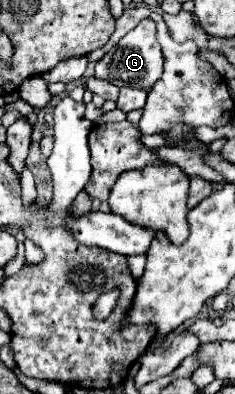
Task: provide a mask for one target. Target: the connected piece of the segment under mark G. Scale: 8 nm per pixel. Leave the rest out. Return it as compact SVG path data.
M142 20L134 30L130 30L102 60L96 62L96 76L112 82L118 88L142 88L146 92L152 90L152 84L162 76L162 52L156 40L156 26L152 20Z

